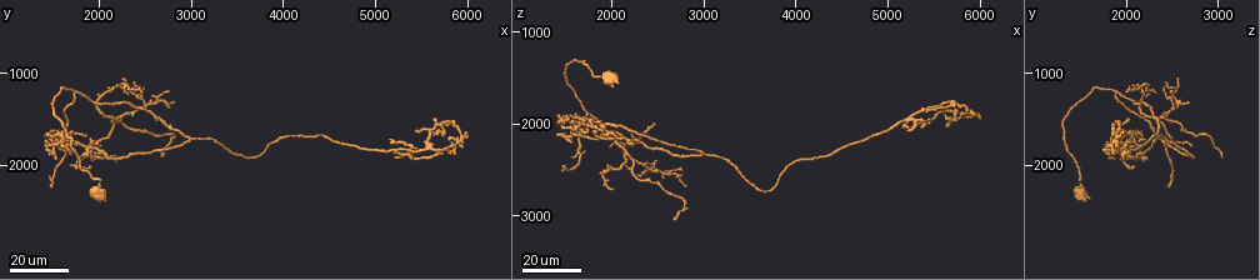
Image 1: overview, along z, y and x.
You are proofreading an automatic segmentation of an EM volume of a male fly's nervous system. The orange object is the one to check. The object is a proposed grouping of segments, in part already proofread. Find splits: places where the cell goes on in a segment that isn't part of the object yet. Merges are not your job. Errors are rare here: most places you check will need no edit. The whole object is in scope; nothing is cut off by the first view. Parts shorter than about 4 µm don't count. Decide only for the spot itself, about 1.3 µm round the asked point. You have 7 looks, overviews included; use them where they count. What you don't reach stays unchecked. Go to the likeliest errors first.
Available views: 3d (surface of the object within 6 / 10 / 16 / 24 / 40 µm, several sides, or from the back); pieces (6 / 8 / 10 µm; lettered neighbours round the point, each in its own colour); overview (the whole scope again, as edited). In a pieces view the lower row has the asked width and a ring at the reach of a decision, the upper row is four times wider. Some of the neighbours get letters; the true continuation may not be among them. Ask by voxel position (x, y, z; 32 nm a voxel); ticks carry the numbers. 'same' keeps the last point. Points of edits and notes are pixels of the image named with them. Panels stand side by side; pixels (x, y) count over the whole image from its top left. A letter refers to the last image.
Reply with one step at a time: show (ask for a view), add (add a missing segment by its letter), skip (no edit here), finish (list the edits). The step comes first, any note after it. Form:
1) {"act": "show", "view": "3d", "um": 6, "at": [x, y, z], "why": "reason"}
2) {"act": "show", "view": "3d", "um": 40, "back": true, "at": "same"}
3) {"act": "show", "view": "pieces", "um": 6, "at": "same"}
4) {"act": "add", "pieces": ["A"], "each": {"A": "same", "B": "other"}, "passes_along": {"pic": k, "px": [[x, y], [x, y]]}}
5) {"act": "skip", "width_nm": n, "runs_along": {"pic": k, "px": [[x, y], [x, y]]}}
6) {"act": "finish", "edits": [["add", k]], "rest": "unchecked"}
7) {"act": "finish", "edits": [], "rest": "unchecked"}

{"act": "show", "view": "3d", "um": 16, "at": [5200, 1950, 2100]}

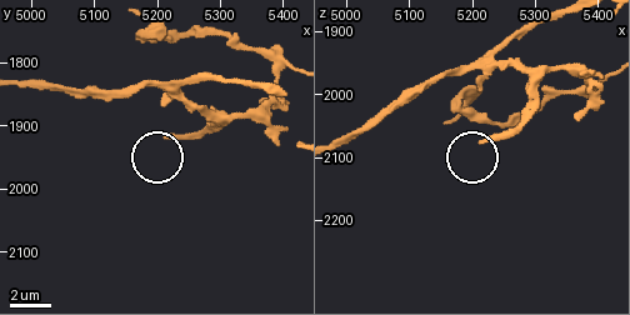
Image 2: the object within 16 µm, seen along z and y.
{"act": "show", "view": "pieces", "um": 6, "at": [5220, 1915, 2075]}

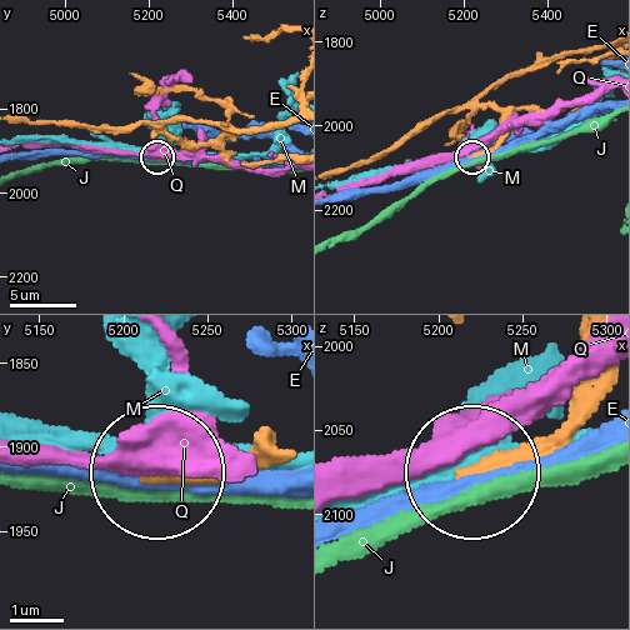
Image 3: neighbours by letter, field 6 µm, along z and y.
{"act": "skip", "each": {"E": "other", "J": "other", "M": "other", "Q": "other"}, "found": "no lettered segment goes on from it"}

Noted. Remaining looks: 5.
{"act": "show", "view": "3d", "um": 24, "at": [5450, 1900, 1900], "why": "thin end"}

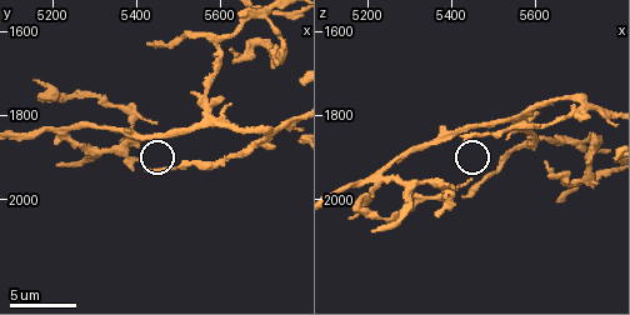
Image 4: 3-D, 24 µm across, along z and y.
{"act": "show", "view": "pieces", "um": 8, "at": [5425, 1920, 1865]}

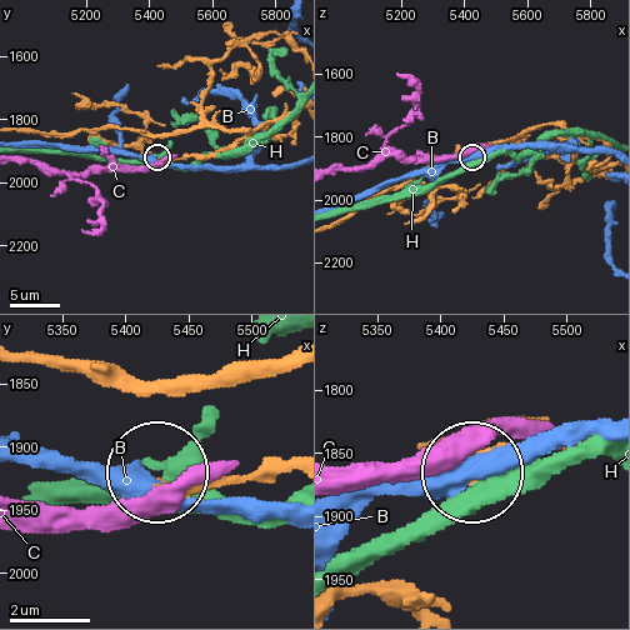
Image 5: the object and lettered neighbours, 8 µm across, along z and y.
{"act": "skip", "each": {"B": "other", "C": "other", "H": "other"}, "runs_along": {"pic": 5, "px": [[291, 463], [241, 480], [164, 483]]}, "found": "no lettered segment goes on from it"}

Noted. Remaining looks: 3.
{"act": "show", "view": "3d", "um": 24, "at": [5650, 1450, 2000], "why": "an open end"}

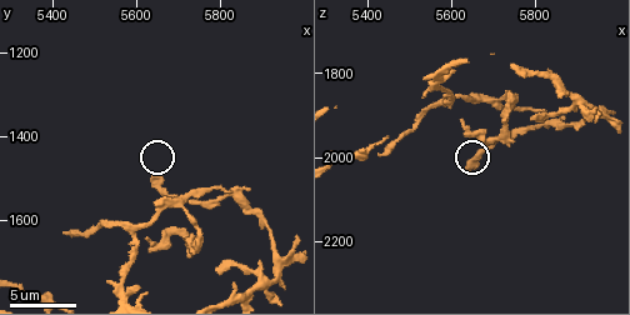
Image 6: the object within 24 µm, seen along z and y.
{"act": "show", "view": "pieces", "um": 10, "at": [5645, 1495, 2025], "why": "see the neighbours"}

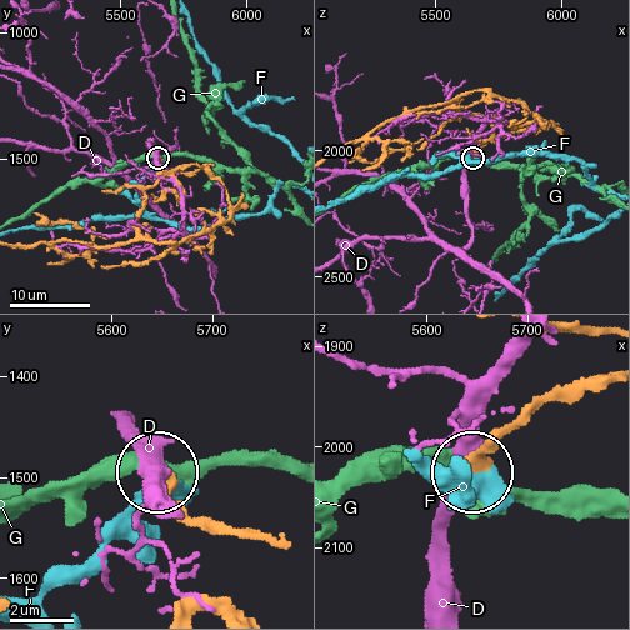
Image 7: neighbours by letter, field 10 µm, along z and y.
{"act": "skip", "width_nm": 410, "each": {"D": "other", "F": "other", "G": "other"}, "found": "none of them fits"}

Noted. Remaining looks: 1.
{"act": "show", "view": "pieces", "um": 8, "at": [5435, 1630, 2000], "why": "branch stops here"}

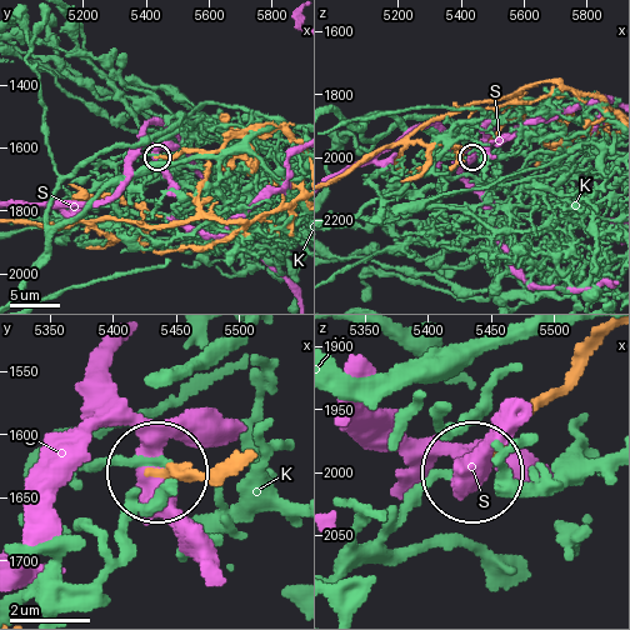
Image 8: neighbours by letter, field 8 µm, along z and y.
{"act": "skip", "width_nm": 290, "each": {"K": "other", "S": "other"}, "runs_along": {"pic": 8, "px": [[229, 455], [199, 473], [161, 473]]}, "found": "none of them fits"}

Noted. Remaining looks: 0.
{"act": "finish", "edits": [], "rest": "unchecked"}

